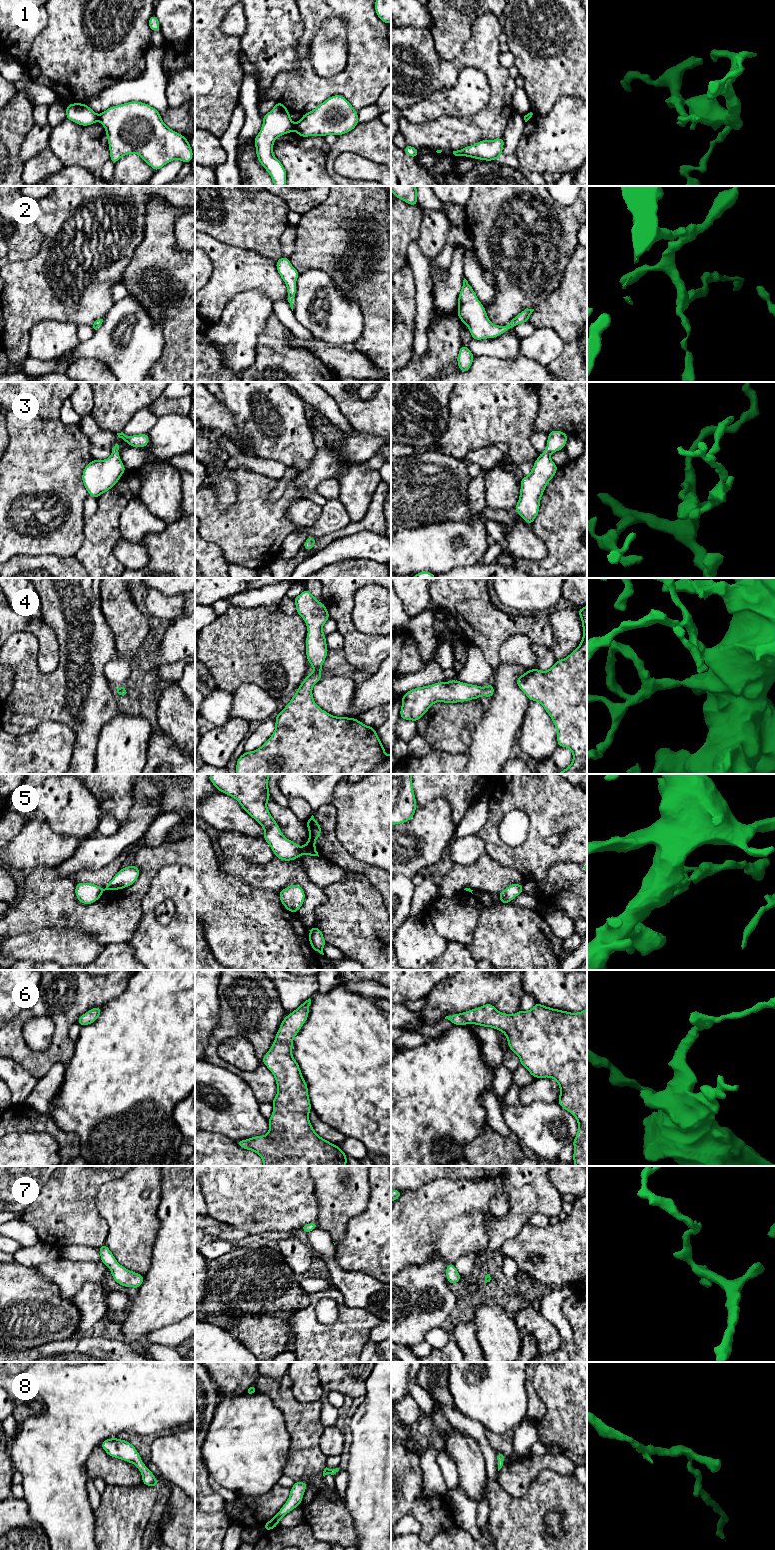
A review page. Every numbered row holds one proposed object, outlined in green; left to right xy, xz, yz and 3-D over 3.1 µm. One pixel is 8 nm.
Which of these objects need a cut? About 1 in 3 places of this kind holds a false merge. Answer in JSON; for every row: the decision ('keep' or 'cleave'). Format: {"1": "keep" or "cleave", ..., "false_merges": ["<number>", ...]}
{"1": "cleave", "2": "keep", "3": "keep", "4": "keep", "5": "cleave", "6": "keep", "7": "keep", "8": "keep", "false_merges": ["1", "5"]}

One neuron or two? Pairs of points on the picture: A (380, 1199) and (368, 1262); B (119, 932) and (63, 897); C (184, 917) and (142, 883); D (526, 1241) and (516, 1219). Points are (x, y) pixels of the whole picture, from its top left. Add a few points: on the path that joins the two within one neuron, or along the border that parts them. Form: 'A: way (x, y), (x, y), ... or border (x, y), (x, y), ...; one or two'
A: way (380, 1215), (380, 1241), (375, 1246); one
B: way (105, 920), (83, 917), (77, 911); one
C: border (161, 868), (152, 879), (142, 900), (142, 911); two
D: border (527, 1222), (514, 1237), (502, 1244); two

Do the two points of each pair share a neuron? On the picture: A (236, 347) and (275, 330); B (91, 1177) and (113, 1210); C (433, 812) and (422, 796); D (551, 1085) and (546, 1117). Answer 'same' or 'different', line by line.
A: different
B: different
C: different
D: different

